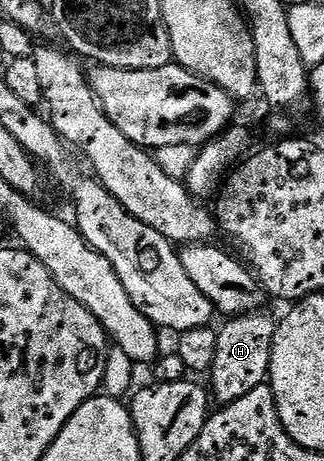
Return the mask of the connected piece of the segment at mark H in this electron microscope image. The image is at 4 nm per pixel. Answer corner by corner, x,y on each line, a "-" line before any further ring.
249,313
229,318
225,322
228,324
216,331
218,349
210,372
210,378
212,378
210,391
215,402
217,399
217,404
238,401
238,397
250,393
250,389
258,389
258,385
266,382
277,320
264,314

